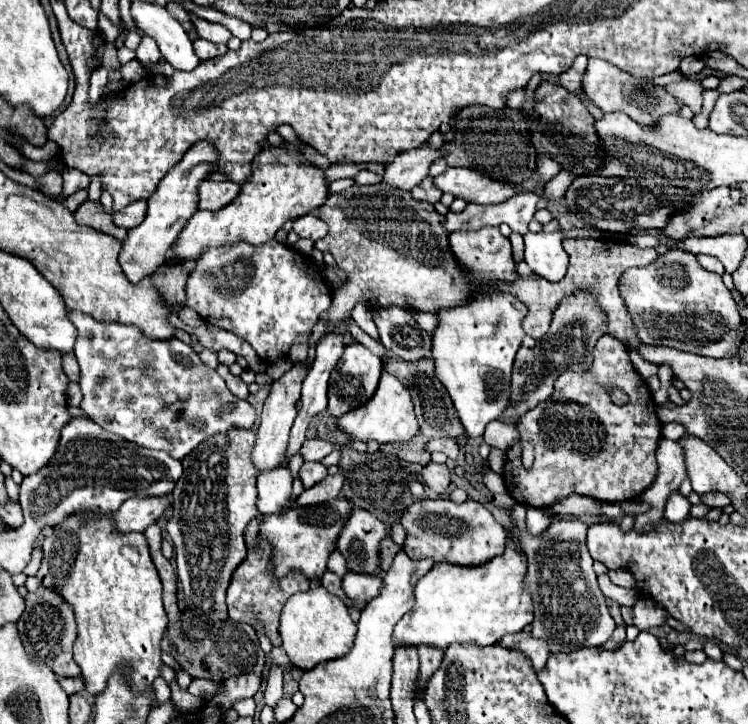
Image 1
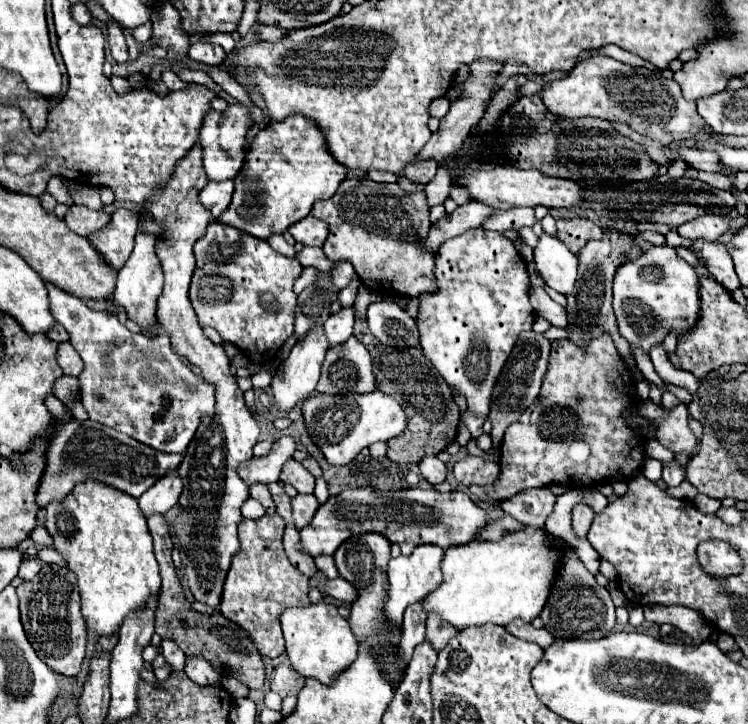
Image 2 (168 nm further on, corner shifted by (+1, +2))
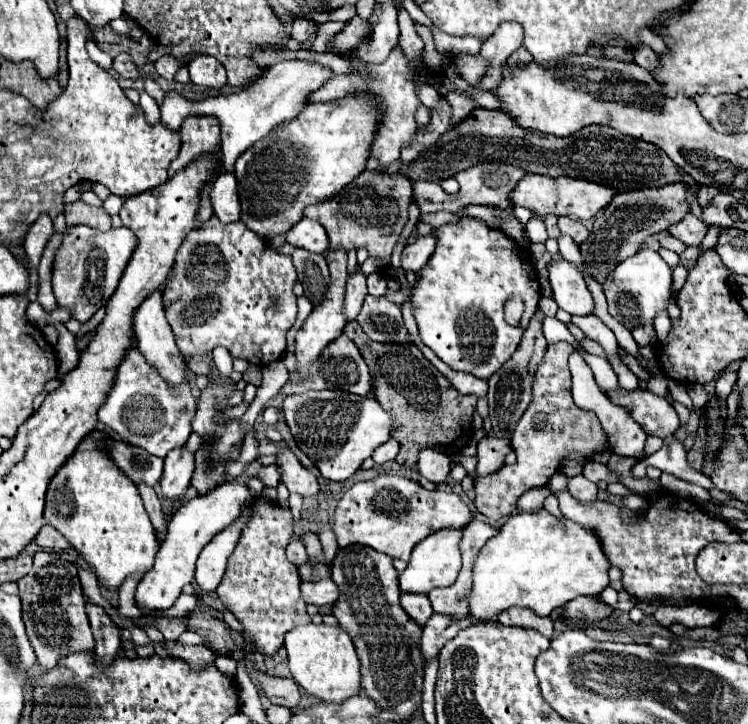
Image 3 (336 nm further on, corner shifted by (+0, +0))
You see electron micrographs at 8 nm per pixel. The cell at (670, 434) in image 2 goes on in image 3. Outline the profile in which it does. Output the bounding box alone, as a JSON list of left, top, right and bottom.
[606,386,680,436]

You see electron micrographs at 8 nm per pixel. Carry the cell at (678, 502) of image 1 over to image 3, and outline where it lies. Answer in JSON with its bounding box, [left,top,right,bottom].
[632,436,714,490]

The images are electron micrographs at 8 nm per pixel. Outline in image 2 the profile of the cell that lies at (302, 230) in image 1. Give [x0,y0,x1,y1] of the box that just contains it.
[289,214,329,246]

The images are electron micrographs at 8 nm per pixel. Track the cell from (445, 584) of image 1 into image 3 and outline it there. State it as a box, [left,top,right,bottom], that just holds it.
[470,510,612,620]

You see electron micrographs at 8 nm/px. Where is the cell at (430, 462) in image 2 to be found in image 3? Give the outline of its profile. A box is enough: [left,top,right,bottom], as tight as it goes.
[418,448,450,484]

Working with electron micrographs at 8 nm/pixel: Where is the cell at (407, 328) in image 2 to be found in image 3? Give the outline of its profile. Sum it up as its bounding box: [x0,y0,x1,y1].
[356,294,408,344]

